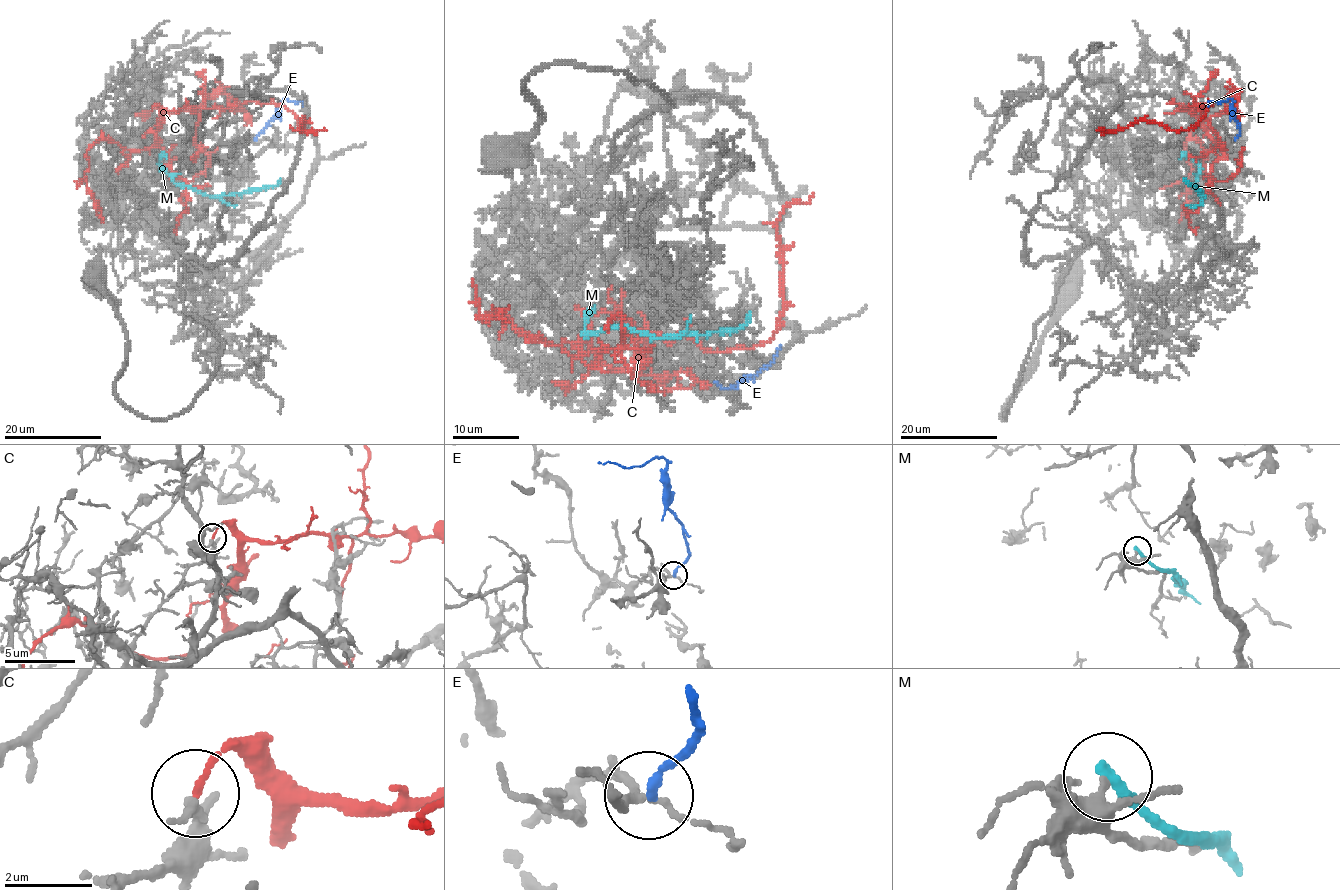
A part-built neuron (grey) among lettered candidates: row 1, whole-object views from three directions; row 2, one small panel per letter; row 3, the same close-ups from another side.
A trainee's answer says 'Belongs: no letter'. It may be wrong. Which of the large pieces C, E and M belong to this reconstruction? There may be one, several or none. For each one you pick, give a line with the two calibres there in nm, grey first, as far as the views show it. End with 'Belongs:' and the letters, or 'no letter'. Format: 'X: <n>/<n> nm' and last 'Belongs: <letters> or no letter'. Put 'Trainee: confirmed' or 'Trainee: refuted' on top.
Trainee: confirmed
Belongs: no letter

